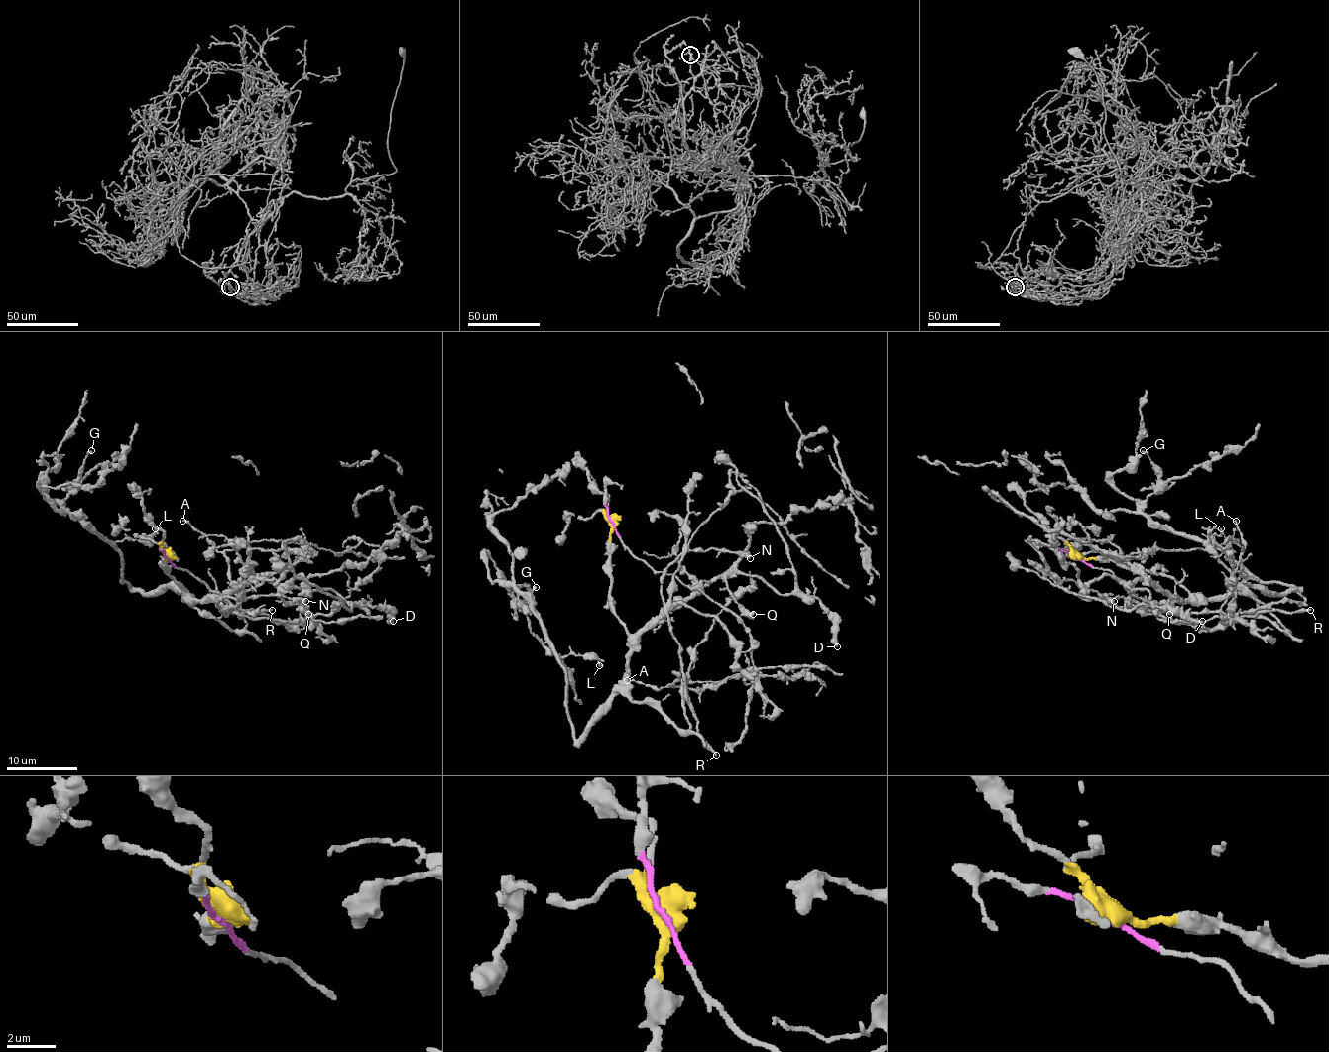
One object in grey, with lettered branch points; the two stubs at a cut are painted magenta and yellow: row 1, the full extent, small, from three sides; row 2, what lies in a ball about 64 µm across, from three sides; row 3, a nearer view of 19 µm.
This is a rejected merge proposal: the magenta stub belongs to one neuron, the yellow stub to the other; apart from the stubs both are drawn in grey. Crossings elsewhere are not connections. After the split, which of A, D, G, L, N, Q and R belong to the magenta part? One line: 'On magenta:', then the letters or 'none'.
On magenta: A, N, R

